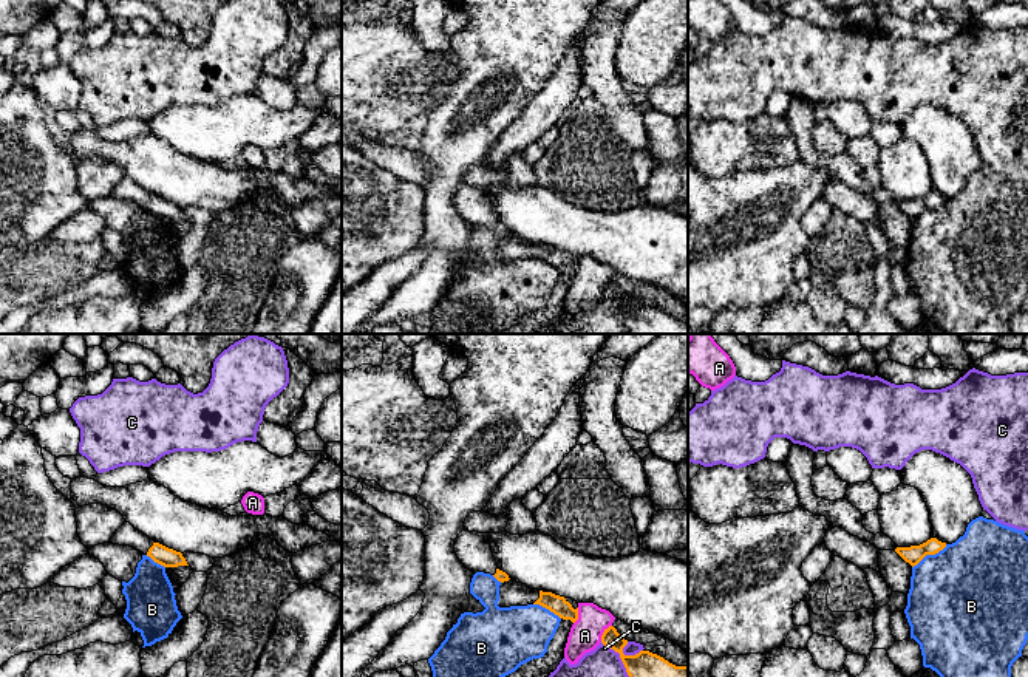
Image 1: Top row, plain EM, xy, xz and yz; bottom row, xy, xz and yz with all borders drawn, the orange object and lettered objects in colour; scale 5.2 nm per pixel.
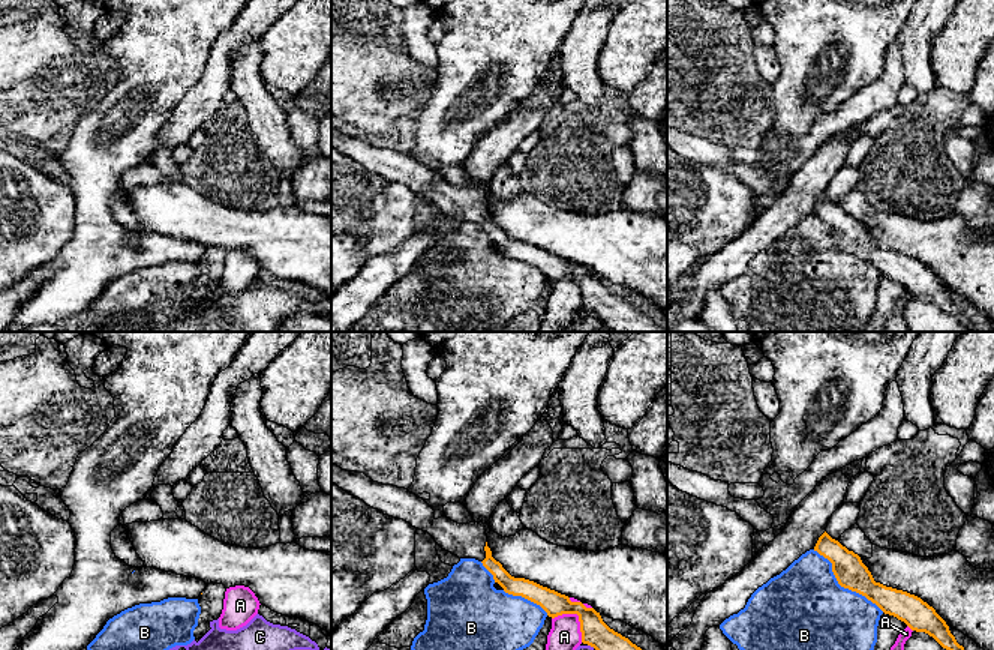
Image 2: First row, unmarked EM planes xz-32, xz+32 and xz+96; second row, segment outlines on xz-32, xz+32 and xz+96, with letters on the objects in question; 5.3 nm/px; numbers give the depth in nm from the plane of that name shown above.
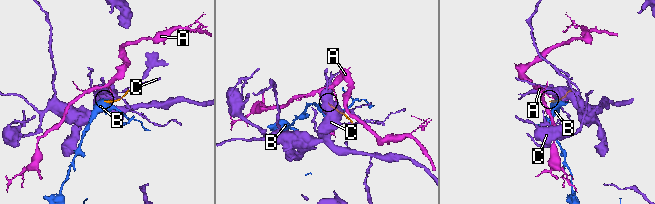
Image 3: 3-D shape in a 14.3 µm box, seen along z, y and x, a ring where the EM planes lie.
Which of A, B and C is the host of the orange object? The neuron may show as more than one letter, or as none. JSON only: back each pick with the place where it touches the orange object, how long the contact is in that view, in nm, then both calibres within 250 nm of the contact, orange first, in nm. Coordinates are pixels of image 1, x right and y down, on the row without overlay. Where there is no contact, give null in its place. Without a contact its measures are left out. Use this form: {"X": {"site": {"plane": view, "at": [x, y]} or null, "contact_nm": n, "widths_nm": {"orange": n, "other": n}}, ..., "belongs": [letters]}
{"belongs": []}

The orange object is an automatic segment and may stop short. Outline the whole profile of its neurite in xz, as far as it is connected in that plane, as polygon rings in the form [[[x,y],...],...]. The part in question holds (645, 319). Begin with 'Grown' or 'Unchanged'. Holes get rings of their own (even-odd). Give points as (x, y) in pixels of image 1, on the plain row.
Unchanged. [[[614,280],[604,283],[601,297],[620,308],[629,334],[688,334],[688,320],[676,320],[649,304],[625,309],[623,301],[628,298],[628,294]]]

